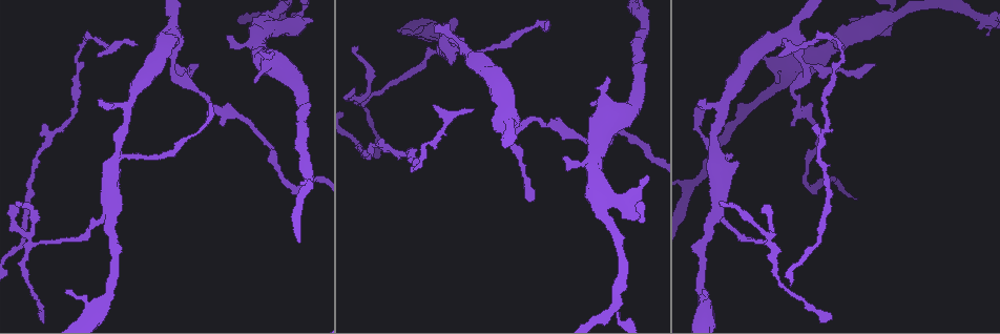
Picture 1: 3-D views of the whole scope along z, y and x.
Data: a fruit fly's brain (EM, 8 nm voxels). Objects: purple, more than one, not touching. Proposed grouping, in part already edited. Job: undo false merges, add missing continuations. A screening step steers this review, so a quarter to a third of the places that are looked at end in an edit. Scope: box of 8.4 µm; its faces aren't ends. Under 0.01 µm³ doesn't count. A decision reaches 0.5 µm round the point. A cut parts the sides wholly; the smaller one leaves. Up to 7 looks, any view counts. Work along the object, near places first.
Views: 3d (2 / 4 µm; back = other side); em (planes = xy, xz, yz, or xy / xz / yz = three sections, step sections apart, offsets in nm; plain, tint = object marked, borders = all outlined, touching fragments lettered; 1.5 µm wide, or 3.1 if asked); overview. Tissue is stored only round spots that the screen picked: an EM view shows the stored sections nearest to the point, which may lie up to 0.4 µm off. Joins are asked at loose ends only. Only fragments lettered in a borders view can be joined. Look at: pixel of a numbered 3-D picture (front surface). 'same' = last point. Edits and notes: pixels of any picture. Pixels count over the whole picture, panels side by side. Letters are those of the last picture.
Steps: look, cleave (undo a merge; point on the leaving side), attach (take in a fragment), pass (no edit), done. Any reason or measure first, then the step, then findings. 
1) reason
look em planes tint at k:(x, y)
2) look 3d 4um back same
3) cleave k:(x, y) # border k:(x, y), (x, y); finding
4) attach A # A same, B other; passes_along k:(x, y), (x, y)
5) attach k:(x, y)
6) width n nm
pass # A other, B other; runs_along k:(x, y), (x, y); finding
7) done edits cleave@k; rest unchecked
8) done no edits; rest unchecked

look em yz step 8 tint at 1:(983, 20)

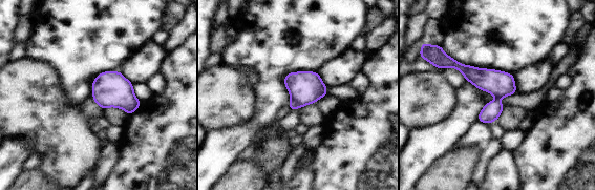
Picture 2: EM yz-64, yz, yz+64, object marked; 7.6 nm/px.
another direction
look em planes borders same

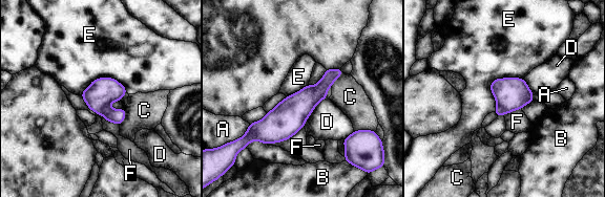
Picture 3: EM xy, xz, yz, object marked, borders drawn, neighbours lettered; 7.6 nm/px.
cleave 3:(117, 116) # A other, B other, C other, D other, E other, F other; border 3:(107, 105), (101, 109), (100, 113); two neurons meet here

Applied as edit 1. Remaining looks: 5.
see it whole again
look overview

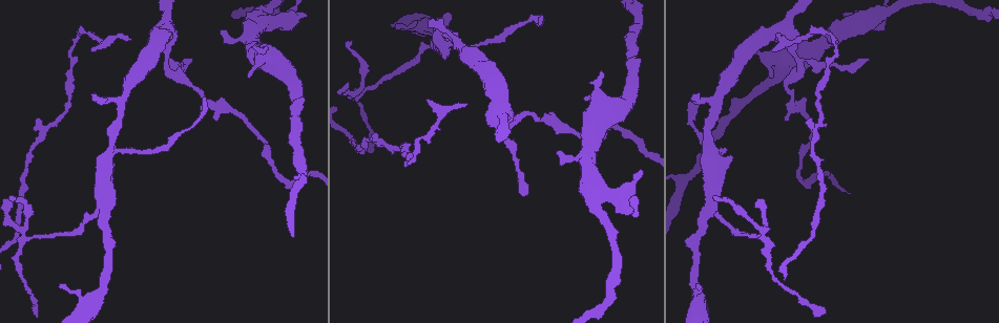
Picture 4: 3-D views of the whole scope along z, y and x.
free end
look em planes borders at 4:(90, 51)

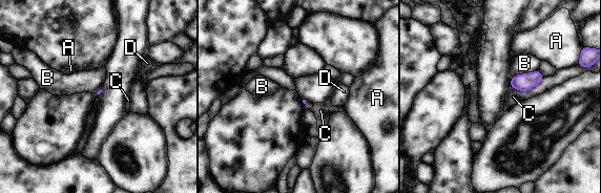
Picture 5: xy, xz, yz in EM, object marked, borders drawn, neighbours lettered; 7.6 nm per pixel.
pass # A other, B other, C other, D other; border 5:(538, 69), (513, 77); none of them fits

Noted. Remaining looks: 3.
thin end
look em planes borders at 4:(185, 59)

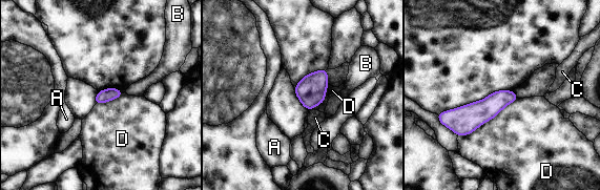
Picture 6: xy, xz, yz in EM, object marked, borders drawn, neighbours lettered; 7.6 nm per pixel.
width 100 nm
pass # A other, B other, C other, D other; border 6:(517, 98), (468, 134), (457, 135); none of them fits

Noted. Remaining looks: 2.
done edits cleave@3; rest unchecked

